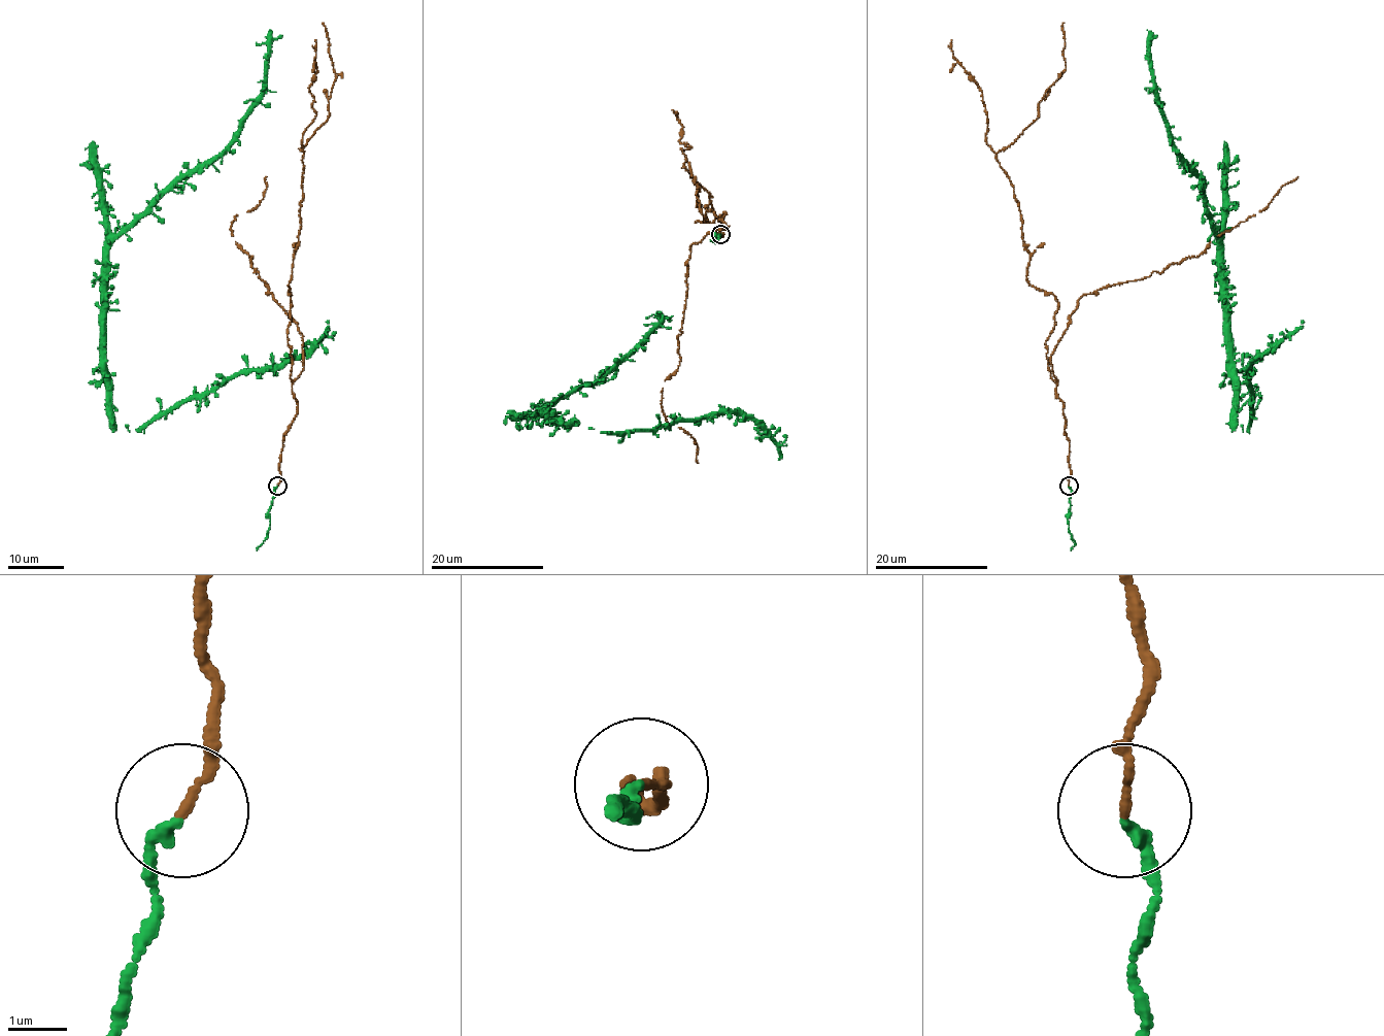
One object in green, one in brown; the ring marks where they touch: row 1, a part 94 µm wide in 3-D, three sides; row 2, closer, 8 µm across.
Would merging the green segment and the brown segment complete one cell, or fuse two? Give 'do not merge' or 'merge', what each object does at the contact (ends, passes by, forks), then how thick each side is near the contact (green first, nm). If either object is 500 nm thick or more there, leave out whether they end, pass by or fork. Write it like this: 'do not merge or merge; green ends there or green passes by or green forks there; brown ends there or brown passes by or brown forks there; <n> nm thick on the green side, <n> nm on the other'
merge; green ends there; brown ends there; 200 nm thick on the green side, 130 nm on the other

